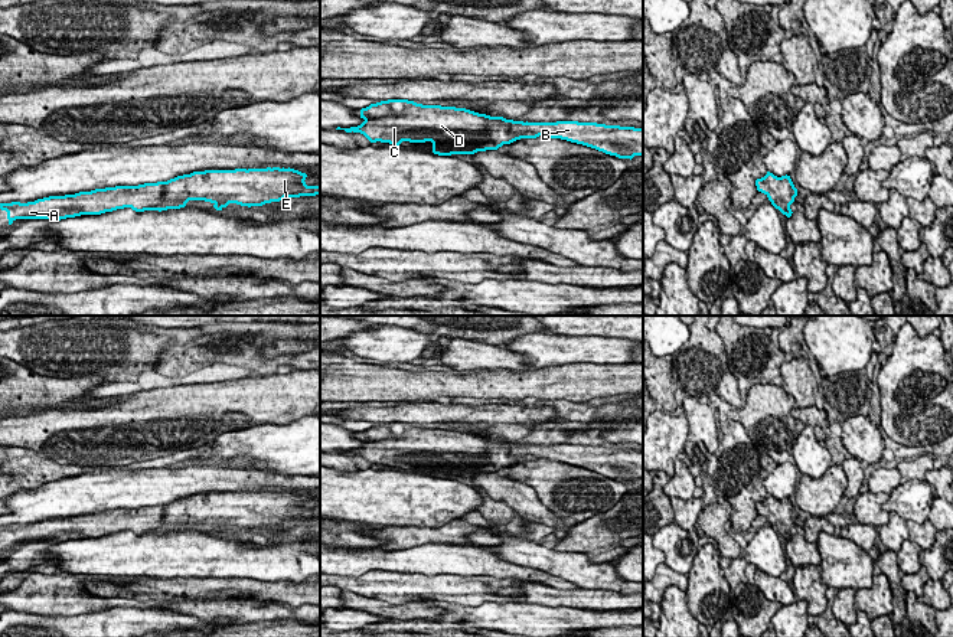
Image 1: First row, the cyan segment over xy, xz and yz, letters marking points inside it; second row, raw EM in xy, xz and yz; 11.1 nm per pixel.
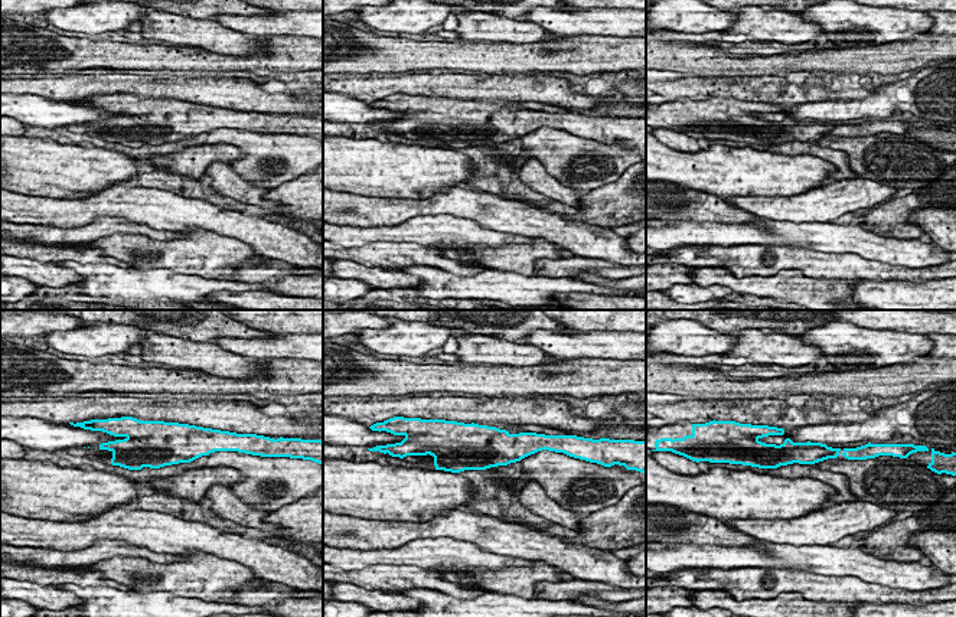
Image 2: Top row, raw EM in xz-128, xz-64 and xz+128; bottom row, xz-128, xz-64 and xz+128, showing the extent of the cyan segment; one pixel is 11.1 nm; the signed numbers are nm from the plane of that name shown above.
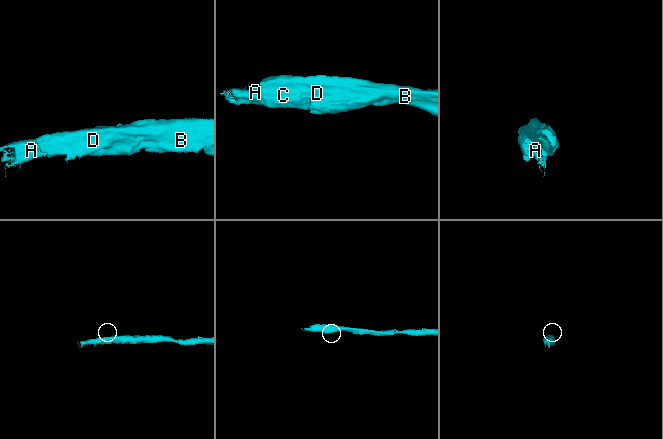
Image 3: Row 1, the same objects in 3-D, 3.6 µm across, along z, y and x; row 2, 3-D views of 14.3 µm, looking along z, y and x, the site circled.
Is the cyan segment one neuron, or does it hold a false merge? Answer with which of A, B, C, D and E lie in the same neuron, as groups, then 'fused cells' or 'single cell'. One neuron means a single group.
groups A B C D E; single cell

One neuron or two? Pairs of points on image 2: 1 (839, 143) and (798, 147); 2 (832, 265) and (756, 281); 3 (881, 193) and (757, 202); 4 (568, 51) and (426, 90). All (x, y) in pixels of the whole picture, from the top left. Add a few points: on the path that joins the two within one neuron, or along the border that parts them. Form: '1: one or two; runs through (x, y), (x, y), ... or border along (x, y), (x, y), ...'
1: two; border along (811, 141), (841, 150), (847, 156), (848, 163)
2: two; border along (767, 276), (800, 270), (834, 280)
3: one; runs through (851, 195), (821, 205), (788, 206)
4: two; border along (482, 72), (521, 75)

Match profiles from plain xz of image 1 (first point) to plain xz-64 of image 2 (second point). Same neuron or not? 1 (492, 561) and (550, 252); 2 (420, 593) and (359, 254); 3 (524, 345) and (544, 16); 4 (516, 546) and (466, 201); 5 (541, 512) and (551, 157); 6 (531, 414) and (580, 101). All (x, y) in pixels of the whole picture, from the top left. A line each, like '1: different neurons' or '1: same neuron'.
1: different neurons
2: same neuron
3: same neuron
4: same neuron
5: different neurons
6: same neuron

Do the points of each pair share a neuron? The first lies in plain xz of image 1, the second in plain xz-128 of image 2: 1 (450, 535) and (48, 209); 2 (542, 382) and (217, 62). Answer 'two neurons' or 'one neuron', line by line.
1: one neuron
2: one neuron

